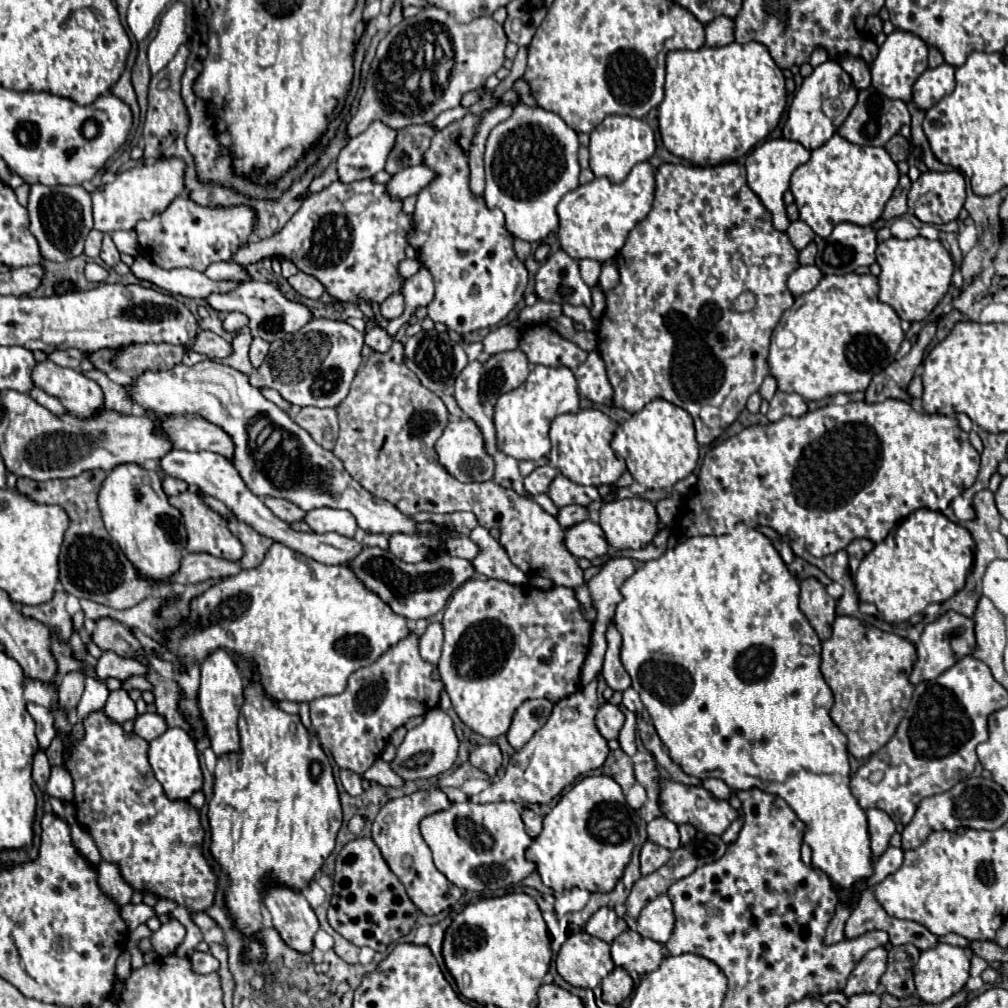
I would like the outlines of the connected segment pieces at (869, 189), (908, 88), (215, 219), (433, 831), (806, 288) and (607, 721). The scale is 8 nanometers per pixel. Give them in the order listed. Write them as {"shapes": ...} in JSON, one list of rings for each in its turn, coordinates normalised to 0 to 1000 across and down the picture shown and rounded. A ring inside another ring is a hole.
{"shapes":[[[[827,133],[817,145],[806,149],[804,159],[786,173],[784,188],[798,218],[812,234],[819,236],[835,220],[851,224],[867,222],[891,183],[891,167],[877,147],[849,145]]],[[[887,30],[879,38],[879,42],[873,46],[869,60],[863,65],[865,85],[869,85],[869,89],[873,89],[883,99],[895,99],[895,101],[903,103],[905,101],[905,85],[919,67],[921,67],[921,46],[919,46],[919,42],[905,32]]],[[[187,194],[175,196],[163,212],[157,212],[151,218],[139,218],[135,222],[135,232],[139,248],[143,254],[149,254],[159,266],[190,266],[202,270],[206,262],[216,258],[230,258],[236,246],[246,242],[246,236],[252,230],[256,216],[250,204],[198,204]]],[[[510,796],[448,798],[444,804],[427,808],[417,817],[419,829],[429,843],[433,861],[454,881],[488,887],[514,877],[532,863],[532,857],[520,851],[528,831],[520,825],[516,806]]],[[[794,264],[782,276],[782,288],[788,294],[804,290],[815,276],[815,270],[810,264]]],[[[601,696],[599,700],[595,700],[595,704],[591,708],[591,720],[601,734],[613,732],[617,720],[619,720],[619,708],[613,704],[613,700]]]]}

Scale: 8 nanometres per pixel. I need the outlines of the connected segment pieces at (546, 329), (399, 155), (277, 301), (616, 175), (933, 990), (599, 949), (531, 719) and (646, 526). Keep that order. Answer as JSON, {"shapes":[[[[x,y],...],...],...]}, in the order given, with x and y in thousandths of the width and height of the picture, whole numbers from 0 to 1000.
{"shapes":[[[[532,321],[526,323],[524,329],[518,329],[516,347],[528,361],[563,363],[565,367],[571,367],[571,363],[583,353],[577,345],[542,321]]],[[[419,123],[419,125],[403,125],[401,129],[393,131],[393,143],[389,151],[385,153],[383,159],[383,171],[393,173],[401,169],[403,165],[413,165],[417,163],[417,157],[421,149],[425,149],[429,133],[433,129],[429,123]]],[[[242,280],[238,282],[234,288],[226,290],[226,292],[210,292],[208,296],[204,296],[204,300],[212,306],[212,308],[218,308],[218,310],[240,310],[248,315],[248,327],[250,331],[262,335],[264,339],[272,339],[272,337],[278,337],[282,335],[284,331],[290,331],[294,327],[298,327],[300,323],[304,323],[308,317],[310,317],[310,310],[298,302],[298,300],[290,300],[286,296],[282,296],[278,292],[278,288],[266,280]]],[[[603,115],[585,131],[583,147],[585,147],[585,169],[589,171],[589,175],[597,175],[613,183],[623,175],[627,165],[641,161],[649,153],[651,141],[647,127],[639,119],[627,115]]],[[[929,937],[913,944],[907,956],[909,984],[919,996],[933,996],[956,980],[960,962],[962,950],[956,940]]],[[[581,925],[563,929],[552,950],[554,966],[575,980],[591,980],[609,962],[605,937]]],[[[522,694],[510,708],[504,724],[504,736],[510,744],[516,744],[534,722],[538,722],[548,708],[550,698],[546,694]]],[[[639,494],[607,496],[595,504],[595,524],[607,544],[635,546],[653,528],[651,502]]]]}

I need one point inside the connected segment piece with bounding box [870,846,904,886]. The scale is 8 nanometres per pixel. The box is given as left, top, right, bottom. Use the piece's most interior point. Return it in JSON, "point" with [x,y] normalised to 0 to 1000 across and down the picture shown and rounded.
{"point":[884,853]}

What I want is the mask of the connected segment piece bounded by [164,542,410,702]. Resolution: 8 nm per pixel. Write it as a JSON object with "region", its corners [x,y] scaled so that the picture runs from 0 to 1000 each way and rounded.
{"region":[[[274,538],[258,562],[240,565],[192,593],[188,611],[167,629],[163,641],[179,653],[181,667],[190,657],[202,657],[210,645],[226,643],[254,655],[258,677],[268,692],[276,696],[310,696],[317,690],[341,687],[349,667],[371,659],[387,641],[405,633],[405,629],[405,615],[389,607],[375,589],[365,585],[347,562],[317,562],[317,558],[310,558],[310,554],[302,554],[302,550],[294,550]]]}

